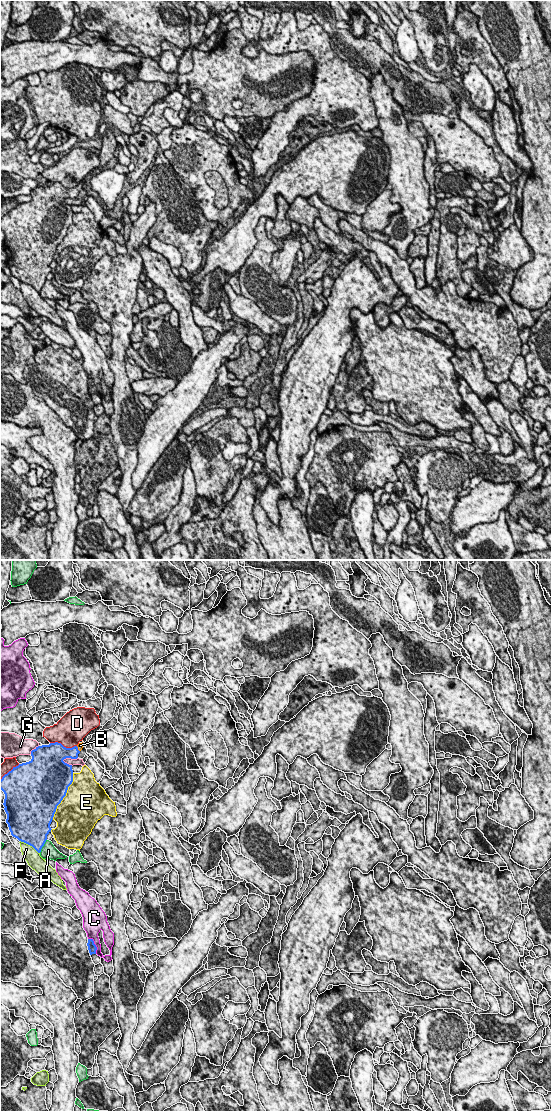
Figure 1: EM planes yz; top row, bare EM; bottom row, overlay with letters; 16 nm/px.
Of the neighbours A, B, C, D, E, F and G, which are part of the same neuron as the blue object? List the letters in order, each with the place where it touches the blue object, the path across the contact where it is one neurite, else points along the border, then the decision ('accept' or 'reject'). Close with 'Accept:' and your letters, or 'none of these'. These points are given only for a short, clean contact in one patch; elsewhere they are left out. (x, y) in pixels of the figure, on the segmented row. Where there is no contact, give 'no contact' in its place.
A: yz (43, 845) | reject
B: yz (77, 749) | across yz (62, 752), (73, 752), (77, 749), (80, 745) | accept
C: yz (95, 945) | reject
D: yz (62, 745) | reject
E: yz (65, 795) | reject
F: yz (30, 845) | reject
G: yz (69, 757) | reject
Accept: B

